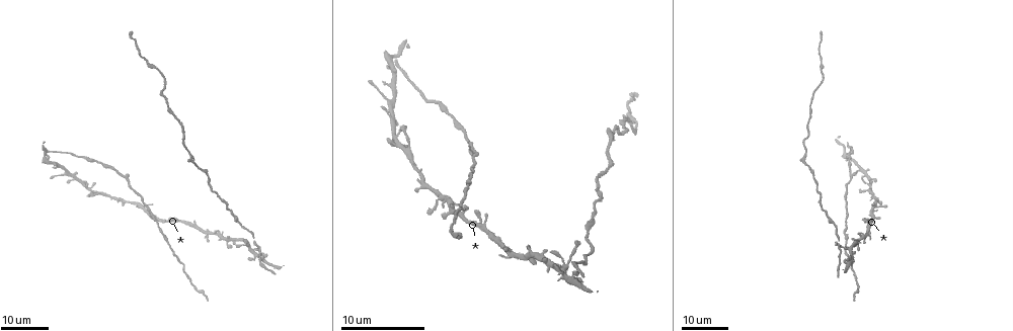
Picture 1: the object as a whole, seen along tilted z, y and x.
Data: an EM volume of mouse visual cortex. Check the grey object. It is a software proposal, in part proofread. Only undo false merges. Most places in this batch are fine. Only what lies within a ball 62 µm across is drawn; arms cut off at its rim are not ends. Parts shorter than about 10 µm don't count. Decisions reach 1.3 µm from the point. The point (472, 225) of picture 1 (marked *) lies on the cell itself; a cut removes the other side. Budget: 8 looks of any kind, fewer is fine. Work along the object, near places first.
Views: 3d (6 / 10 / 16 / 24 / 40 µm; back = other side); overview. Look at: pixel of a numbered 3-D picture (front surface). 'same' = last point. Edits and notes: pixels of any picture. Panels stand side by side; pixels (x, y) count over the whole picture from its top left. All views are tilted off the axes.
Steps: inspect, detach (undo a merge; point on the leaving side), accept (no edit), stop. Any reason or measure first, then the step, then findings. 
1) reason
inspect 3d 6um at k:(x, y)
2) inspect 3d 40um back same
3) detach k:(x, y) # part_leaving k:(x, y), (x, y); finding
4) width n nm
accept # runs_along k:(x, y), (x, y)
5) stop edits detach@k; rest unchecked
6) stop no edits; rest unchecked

sudden change in width
inspect 3d 24um at 1:(845, 240)

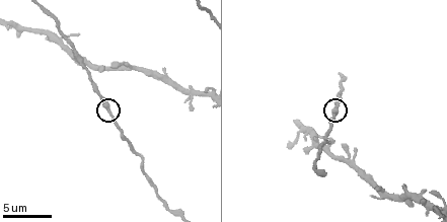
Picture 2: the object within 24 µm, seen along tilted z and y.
inspect 3d 10um at 2:(109, 111)

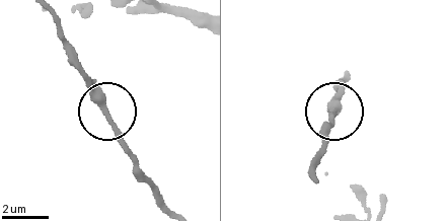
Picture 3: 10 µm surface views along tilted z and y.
accept # one cell here

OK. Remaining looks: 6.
thin arm on a thick one
inspect 3d 16um at 1:(262, 258)

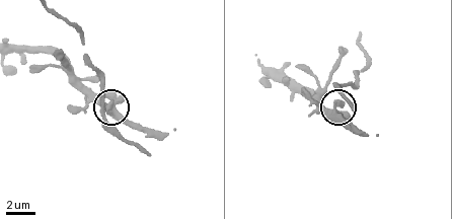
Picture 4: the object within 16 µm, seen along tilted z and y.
inspect 3d 10um at 4:(338, 106)

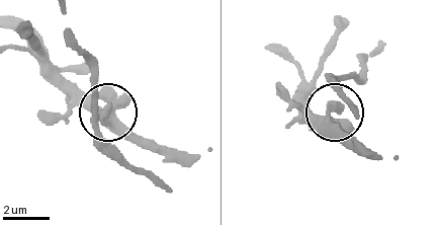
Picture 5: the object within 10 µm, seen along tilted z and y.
arms 3
accept # runs_along 5:(12, 29), (45, 65), (106, 113), (95, 107), (92, 92); all the same cell

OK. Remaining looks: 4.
narrows sharply
inspect 3d 24um at 1:(251, 238)

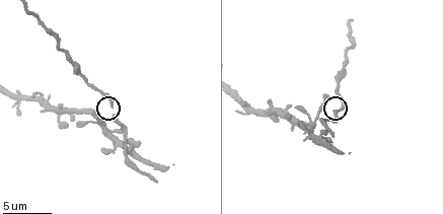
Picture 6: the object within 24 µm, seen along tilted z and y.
zoom in
inspect 3d 10um at 6:(113, 107)

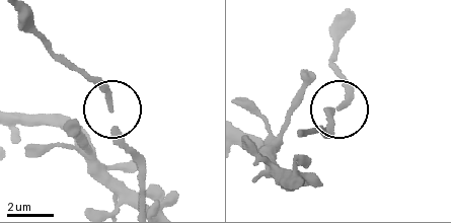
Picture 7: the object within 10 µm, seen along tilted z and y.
accept # runs_along 7:(242, 132), (296, 169), (347, 102), (343, 74); one cell here

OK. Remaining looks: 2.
calibre changes
inspect 3d 16um at 1:(148, 63)

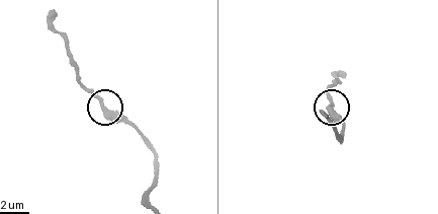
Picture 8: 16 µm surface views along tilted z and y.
inspect 3d 10um at 8:(101, 105)

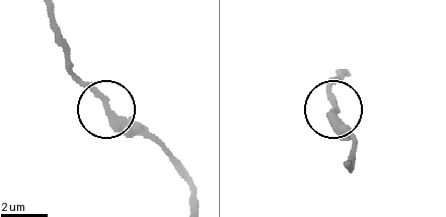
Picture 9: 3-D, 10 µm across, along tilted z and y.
accept # runs_along 9:(350, 166), (354, 149), (337, 129), (327, 81); one cell here

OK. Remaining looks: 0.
stop no edits; rest unchecked

